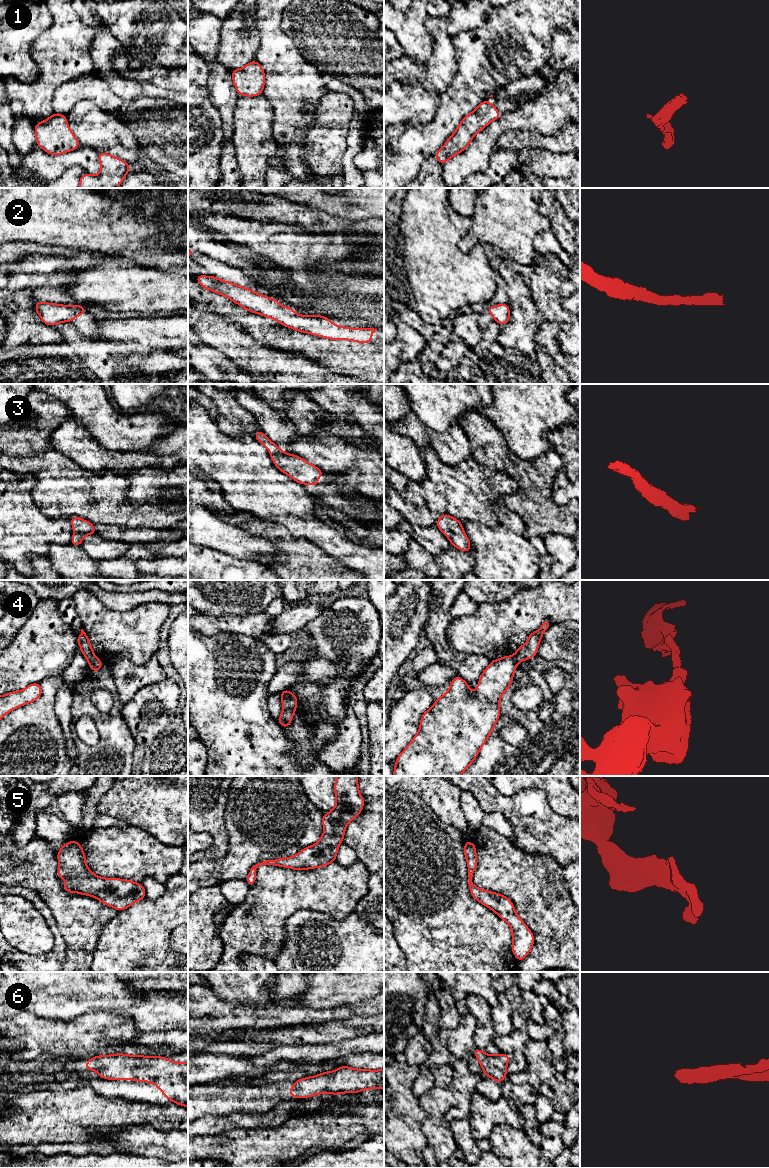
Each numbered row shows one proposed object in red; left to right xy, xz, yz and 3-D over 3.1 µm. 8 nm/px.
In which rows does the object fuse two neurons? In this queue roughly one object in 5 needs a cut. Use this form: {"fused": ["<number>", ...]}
{"fused": ["4"]}

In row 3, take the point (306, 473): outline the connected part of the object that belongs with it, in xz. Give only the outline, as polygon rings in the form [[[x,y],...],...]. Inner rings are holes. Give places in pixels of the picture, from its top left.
[[[261,430],[255,432],[254,437],[269,450],[270,457],[275,466],[295,482],[302,485],[311,484],[315,488],[320,475],[325,475],[324,471],[306,462],[301,457],[291,453],[286,454],[284,450],[279,449],[274,442],[269,440]]]

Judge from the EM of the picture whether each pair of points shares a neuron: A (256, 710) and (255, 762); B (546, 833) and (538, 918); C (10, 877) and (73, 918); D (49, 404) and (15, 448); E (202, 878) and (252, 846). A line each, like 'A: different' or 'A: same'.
A: same
B: different
C: same
D: same
E: same

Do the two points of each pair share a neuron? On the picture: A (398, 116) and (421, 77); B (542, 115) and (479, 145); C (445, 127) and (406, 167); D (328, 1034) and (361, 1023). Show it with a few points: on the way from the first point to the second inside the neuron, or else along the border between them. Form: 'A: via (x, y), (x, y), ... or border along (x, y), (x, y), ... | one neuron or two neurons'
A: border along (395, 78), (411, 84), (421, 82), (438, 93) | two neurons
B: via (526, 117), (520, 120), (509, 121), (495, 129) | one neuron
C: via (434, 135), (413, 156) | one neuron
D: via (336, 1030), (345, 1030), (353, 1027) | one neuron

